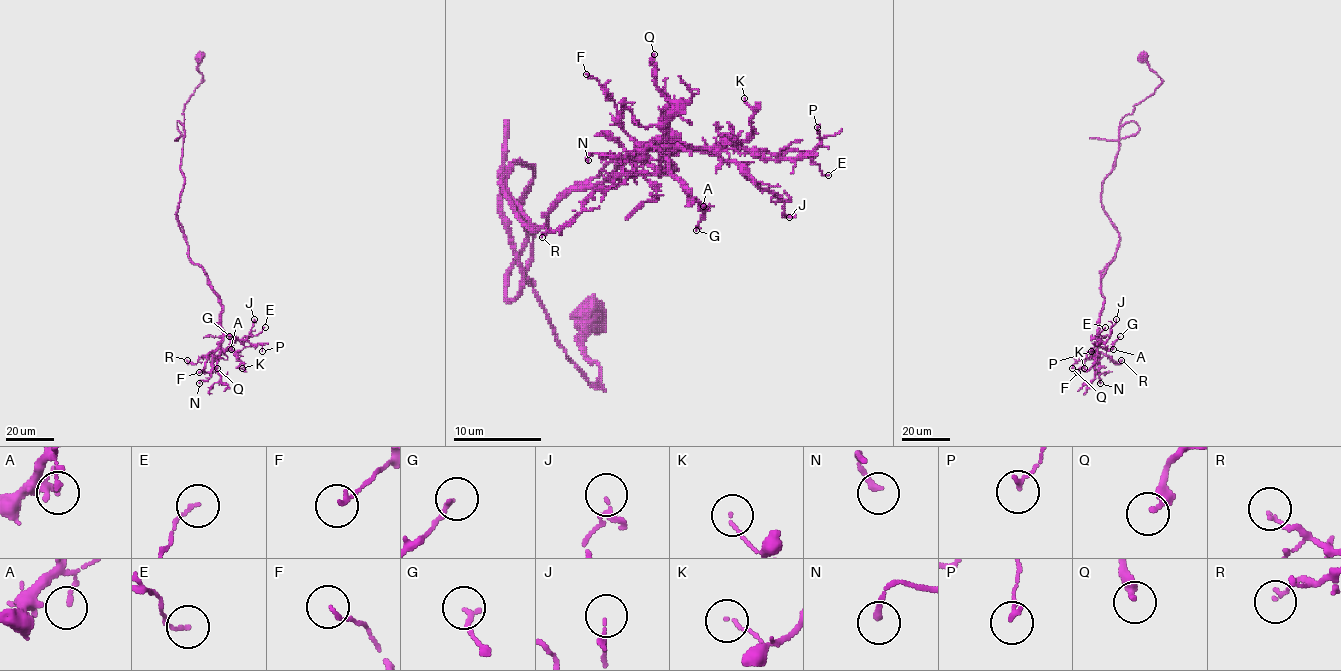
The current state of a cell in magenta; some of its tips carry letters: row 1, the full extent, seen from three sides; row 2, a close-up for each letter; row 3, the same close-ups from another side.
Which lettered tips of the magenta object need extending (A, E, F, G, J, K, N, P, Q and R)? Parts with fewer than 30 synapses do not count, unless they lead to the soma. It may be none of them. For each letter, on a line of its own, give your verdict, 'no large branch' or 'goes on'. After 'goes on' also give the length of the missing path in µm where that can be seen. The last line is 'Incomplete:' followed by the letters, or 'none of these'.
A: no large branch
E: no large branch
F: no large branch
G: no large branch
J: no large branch
K: no large branch
N: no large branch
P: no large branch
Q: no large branch
R: no large branch
Incomplete: none of these

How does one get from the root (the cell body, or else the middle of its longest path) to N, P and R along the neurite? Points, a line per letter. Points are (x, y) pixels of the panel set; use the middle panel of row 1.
N: (590, 318), (595, 382), (524, 274), (533, 171), (511, 166), (539, 228), (672, 146), (588, 160)
P: (590, 318), (595, 382), (524, 274), (515, 162), (539, 228), (619, 162), (802, 160), (817, 127)
R: (590, 318), (595, 382), (524, 274), (533, 171), (511, 166), (539, 228), (672, 146), (542, 237)

